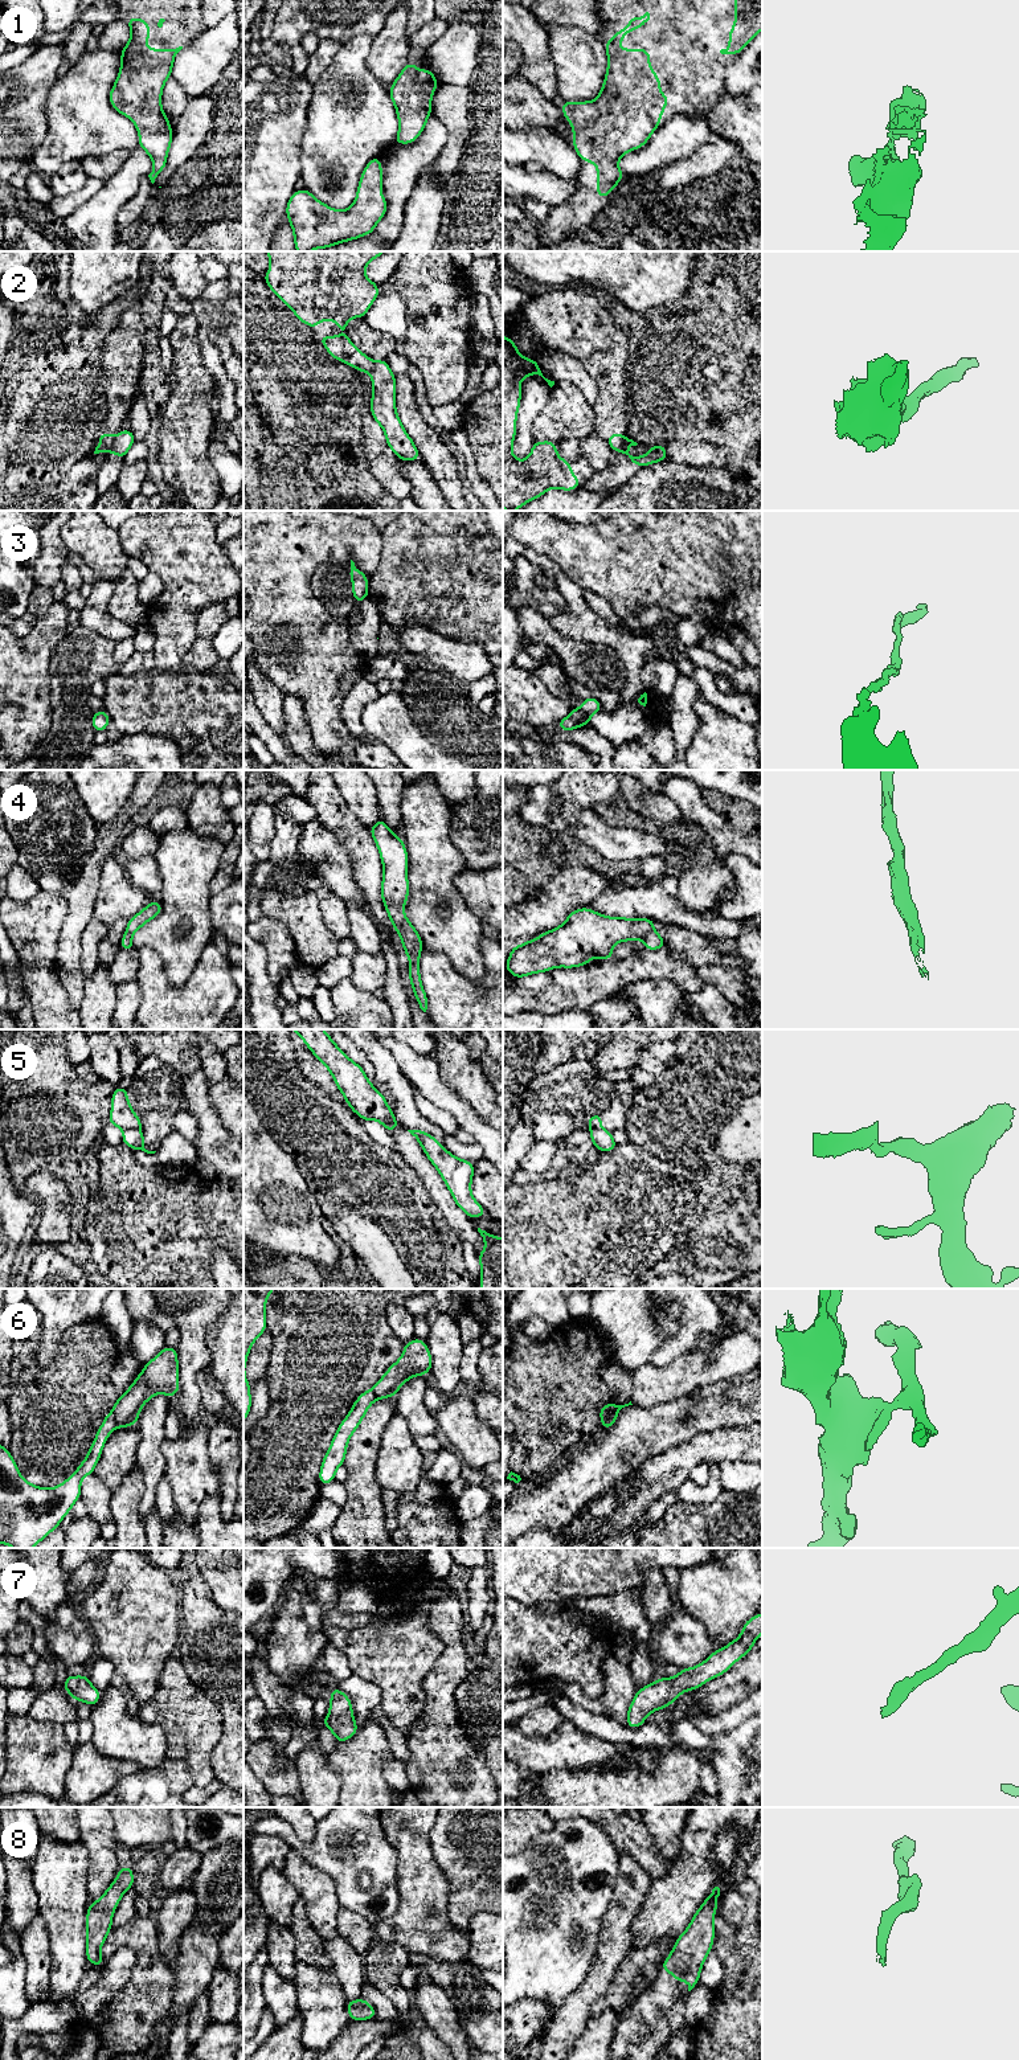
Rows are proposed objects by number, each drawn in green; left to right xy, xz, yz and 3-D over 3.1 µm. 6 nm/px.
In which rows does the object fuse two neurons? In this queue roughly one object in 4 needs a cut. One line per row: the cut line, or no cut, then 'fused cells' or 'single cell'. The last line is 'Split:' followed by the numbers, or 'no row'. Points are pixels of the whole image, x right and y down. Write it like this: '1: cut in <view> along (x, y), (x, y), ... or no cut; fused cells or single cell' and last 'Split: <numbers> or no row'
1: no cut; single cell
2: cut in xy along (115, 437), (109, 451); fused cells
3: no cut; single cell
4: no cut; single cell
5: cut in xy along (138, 1127), (125, 1130); fused cells
6: cut in yz along (614, 1404), (602, 1425); fused cells
7: no cut; single cell
8: no cut; single cell
Split: 2, 5, 6

